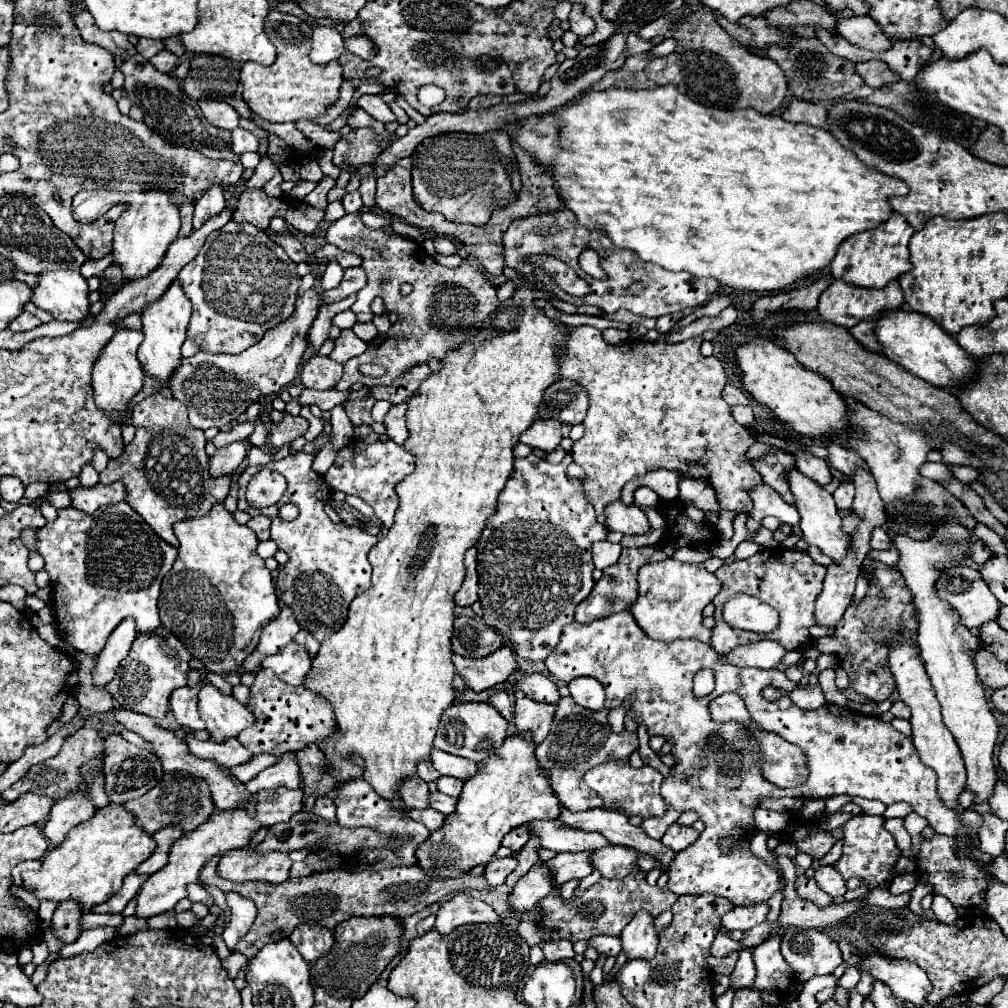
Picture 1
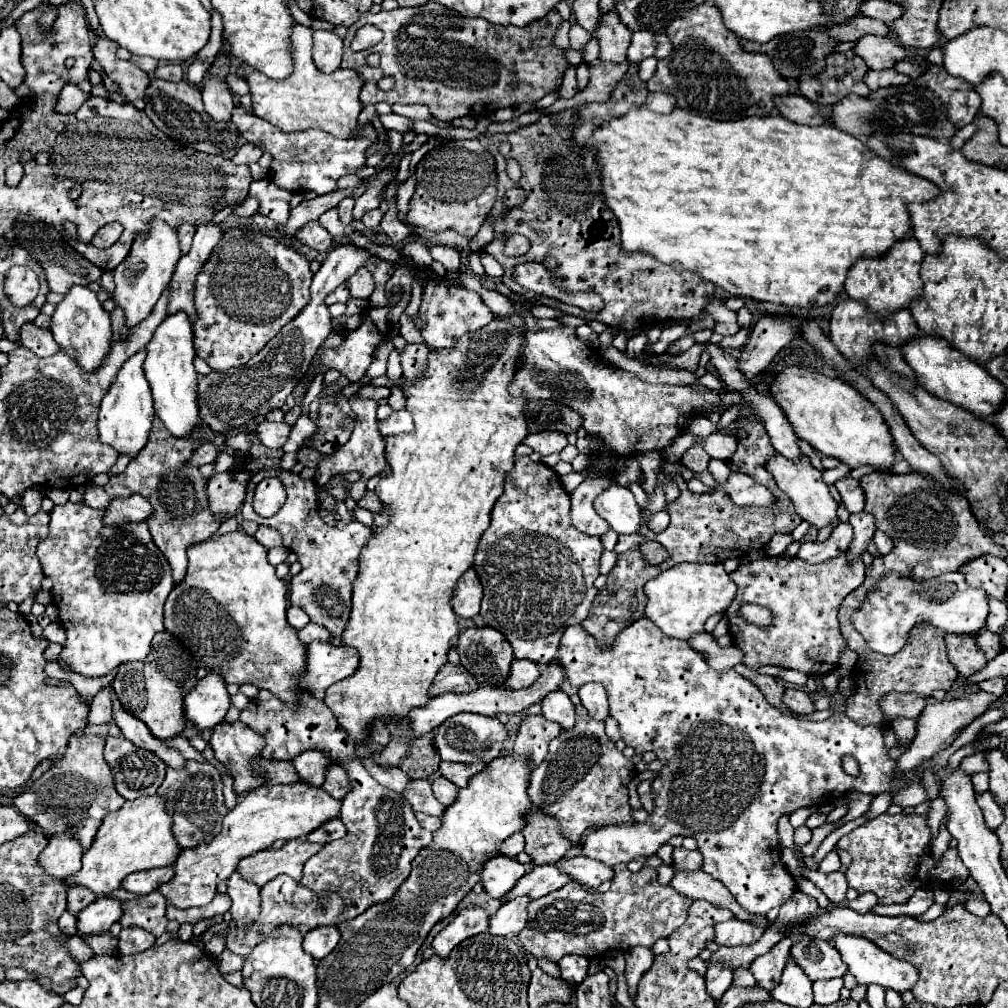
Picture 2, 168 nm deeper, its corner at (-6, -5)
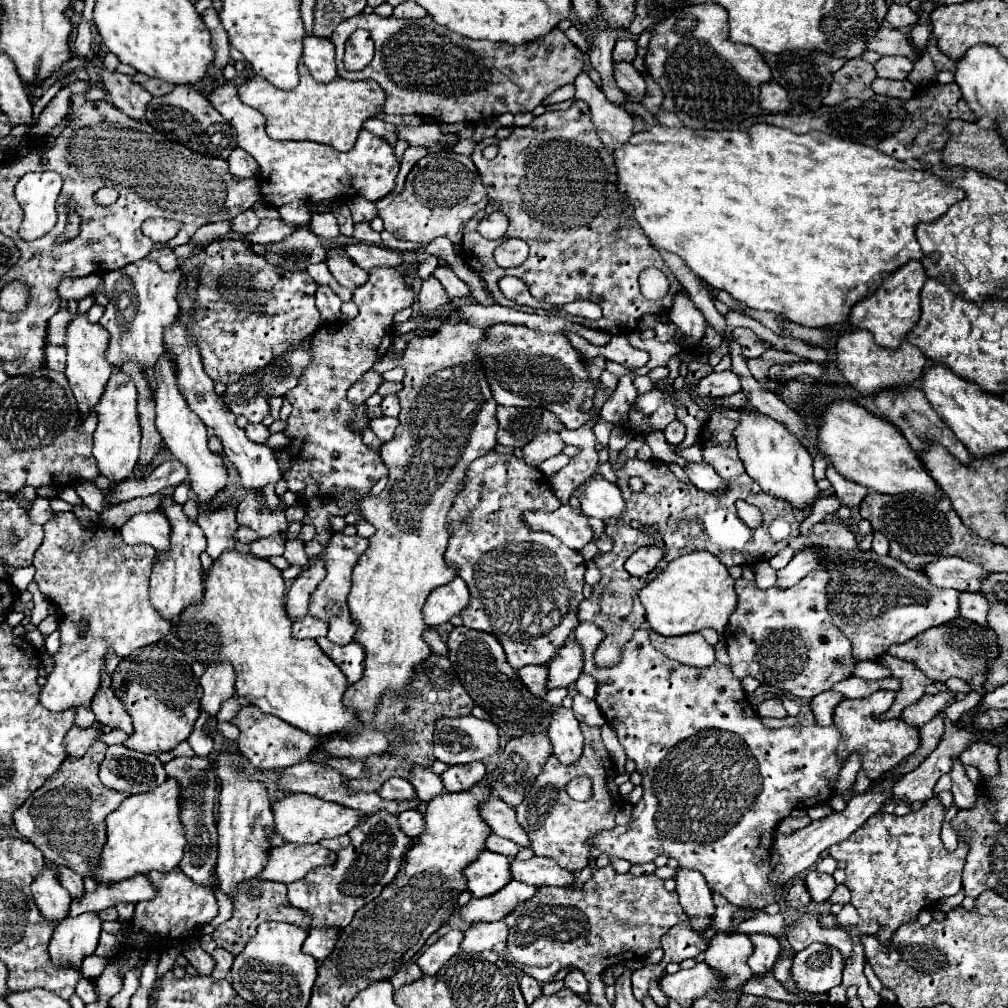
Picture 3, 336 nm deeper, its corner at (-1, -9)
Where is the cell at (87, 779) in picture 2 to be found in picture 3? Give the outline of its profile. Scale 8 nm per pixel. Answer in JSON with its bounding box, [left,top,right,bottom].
[12,739,128,877]

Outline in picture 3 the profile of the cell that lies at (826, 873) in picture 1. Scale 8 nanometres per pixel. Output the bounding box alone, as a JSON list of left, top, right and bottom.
[806,871,836,903]

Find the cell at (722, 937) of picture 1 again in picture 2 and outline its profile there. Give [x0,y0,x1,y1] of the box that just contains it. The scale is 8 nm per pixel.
[705,967,733,999]

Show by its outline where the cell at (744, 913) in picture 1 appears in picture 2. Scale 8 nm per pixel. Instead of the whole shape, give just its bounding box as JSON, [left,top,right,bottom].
[715,919,763,947]

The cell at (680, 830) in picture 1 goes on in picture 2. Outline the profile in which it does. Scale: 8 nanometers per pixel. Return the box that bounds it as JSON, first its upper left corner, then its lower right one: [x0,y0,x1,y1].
[673,847,703,871]

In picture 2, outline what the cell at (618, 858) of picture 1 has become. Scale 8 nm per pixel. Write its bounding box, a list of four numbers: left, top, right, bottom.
[553,857,613,889]

